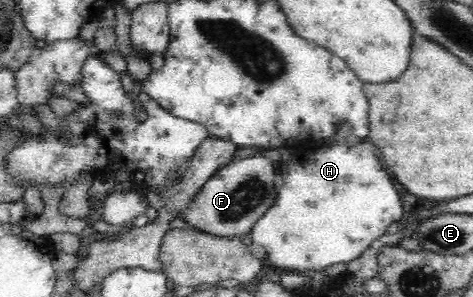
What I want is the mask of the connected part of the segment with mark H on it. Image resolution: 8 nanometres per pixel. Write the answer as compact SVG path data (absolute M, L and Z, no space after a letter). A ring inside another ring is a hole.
M291 141L282 151L275 155L275 190L277 197L269 211L253 225L251 229L252 241L259 243L266 249L265 258L281 269L303 273L307 270L319 271L334 263L346 263L357 259L373 241L380 239L391 223L399 221L403 215L403 205L399 199L397 189L393 187L387 171L383 169L379 157L363 147L357 145L323 146L316 151L309 151L303 155L292 155L295 141Z

